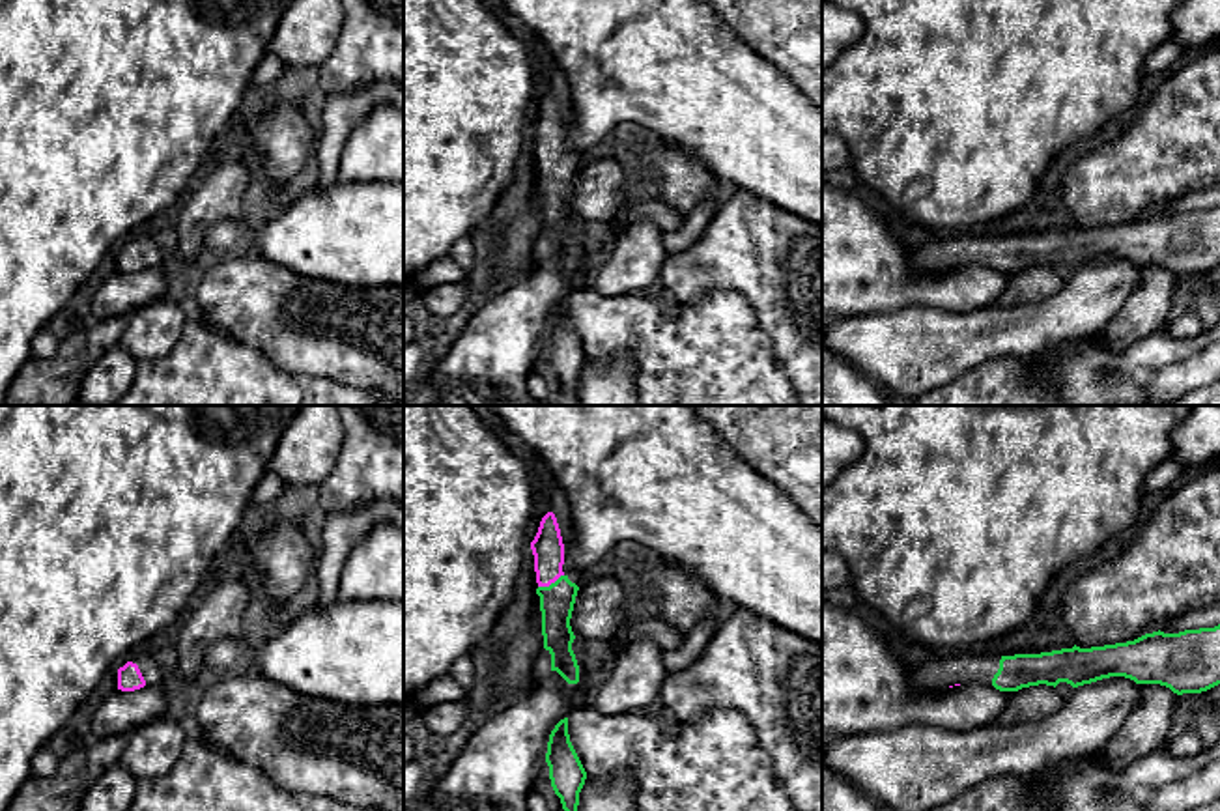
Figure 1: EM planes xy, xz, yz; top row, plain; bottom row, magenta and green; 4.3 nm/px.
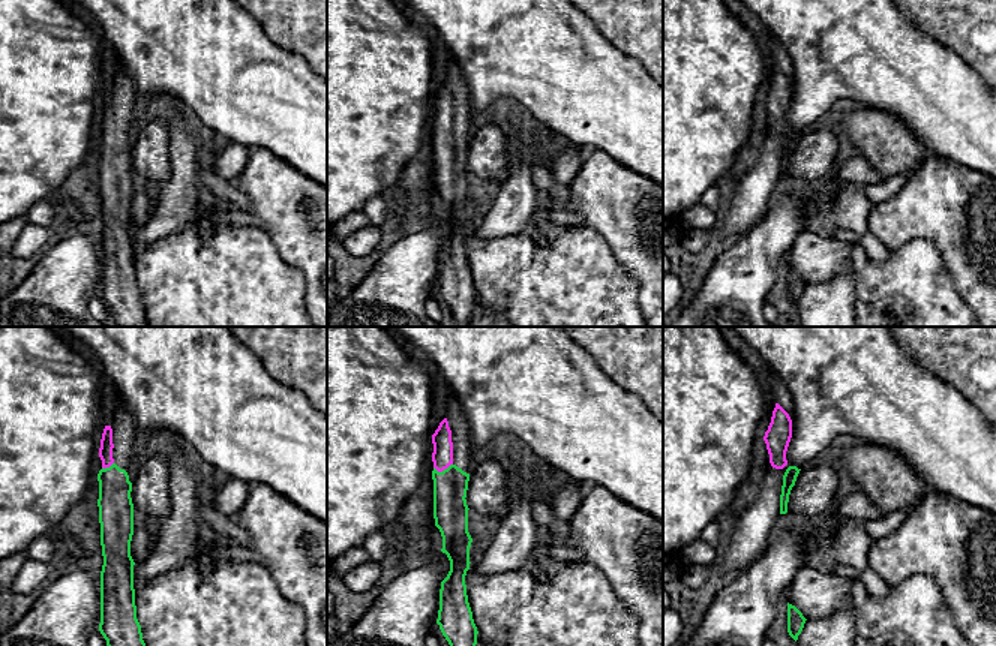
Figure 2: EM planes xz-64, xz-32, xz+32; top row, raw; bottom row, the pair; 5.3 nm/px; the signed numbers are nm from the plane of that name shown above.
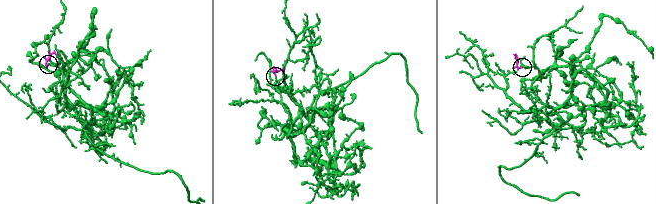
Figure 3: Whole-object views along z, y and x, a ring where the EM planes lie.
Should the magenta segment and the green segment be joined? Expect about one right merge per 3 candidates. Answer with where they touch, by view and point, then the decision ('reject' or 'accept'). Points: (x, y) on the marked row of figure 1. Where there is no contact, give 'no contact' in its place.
meets magenta in xz at (550, 583); accept

